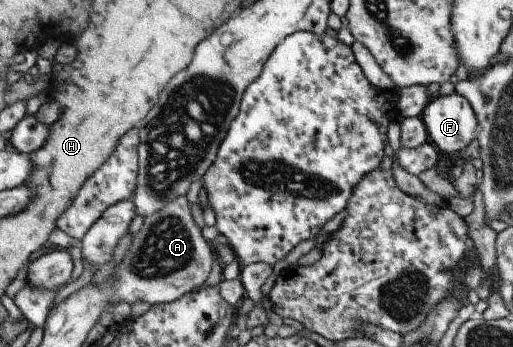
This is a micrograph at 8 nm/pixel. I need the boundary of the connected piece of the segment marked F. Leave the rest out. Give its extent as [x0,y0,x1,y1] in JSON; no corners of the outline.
[420,91,478,158]

